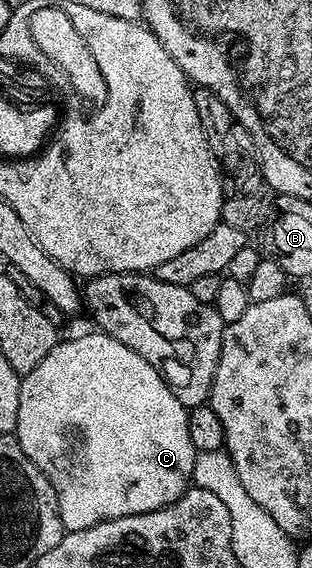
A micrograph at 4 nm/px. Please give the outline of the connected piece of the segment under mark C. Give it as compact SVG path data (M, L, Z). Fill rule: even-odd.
M104 333L97 335L81 335L78 339L65 339L53 346L51 353L31 369L21 380L21 392L19 393L19 417L17 418L16 437L23 453L36 465L39 470L51 481L51 485L57 494L57 504L61 520L65 526L66 532L78 531L94 527L104 521L104 519L118 519L119 517L131 517L139 513L151 513L155 509L163 509L189 490L193 481L193 470L195 469L195 457L198 451L191 445L191 437L187 434L188 410L177 398L175 393L163 381L163 377L139 353L127 349L115 337Z

